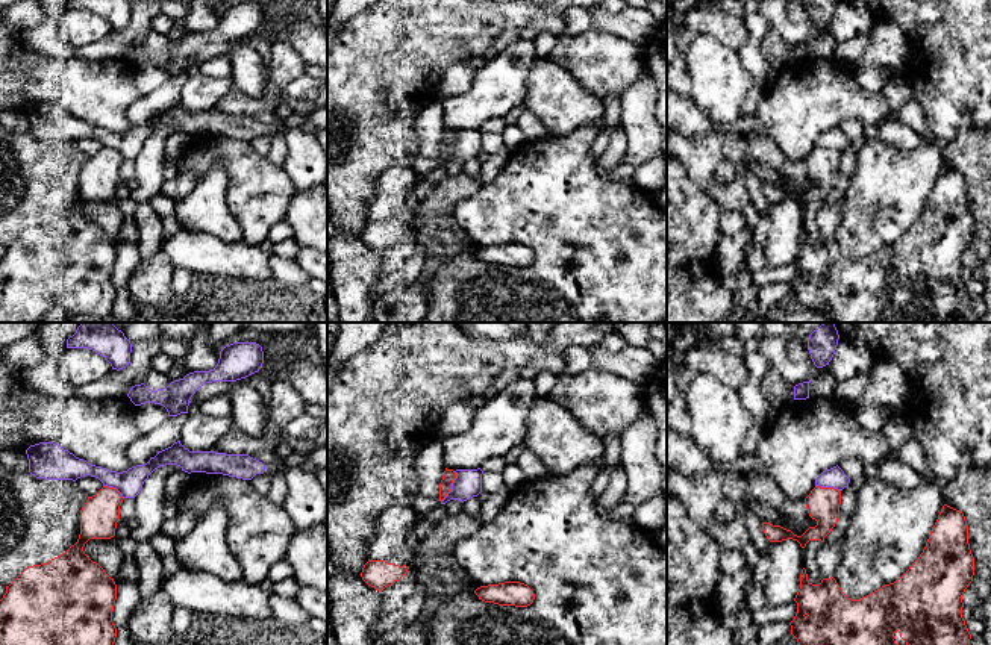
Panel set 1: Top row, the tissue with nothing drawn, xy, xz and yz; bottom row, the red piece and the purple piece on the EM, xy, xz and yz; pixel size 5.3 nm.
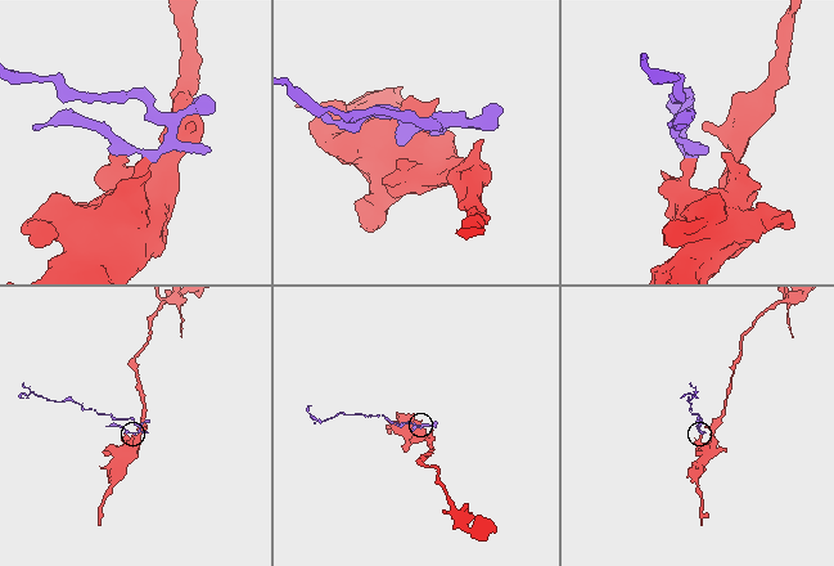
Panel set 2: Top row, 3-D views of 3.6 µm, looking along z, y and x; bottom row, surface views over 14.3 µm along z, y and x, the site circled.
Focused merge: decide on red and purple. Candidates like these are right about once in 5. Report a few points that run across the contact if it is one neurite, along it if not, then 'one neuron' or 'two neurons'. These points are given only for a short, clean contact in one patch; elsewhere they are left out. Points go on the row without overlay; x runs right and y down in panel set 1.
line xz (455, 132), (452, 149), (441, 162); two neurons

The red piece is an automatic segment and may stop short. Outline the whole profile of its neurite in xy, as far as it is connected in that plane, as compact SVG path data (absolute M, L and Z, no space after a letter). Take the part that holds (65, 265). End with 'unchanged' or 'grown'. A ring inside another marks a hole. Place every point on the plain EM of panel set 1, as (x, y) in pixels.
M103 147L80 171L80 195L74 206L47 224L27 227L0 260L0 322L45 322L48 312L106 318L117 289L112 273L117 245L83 212L89 200L111 200L120 180L121 154Z; unchanged

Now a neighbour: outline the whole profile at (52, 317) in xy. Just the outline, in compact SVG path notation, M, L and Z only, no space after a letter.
M48 312L45 315L45 322L206 322L203 319L195 319L191 316L135 316L135 318L118 318L115 315L106 318L94 318L85 315L65 315L62 312Z

